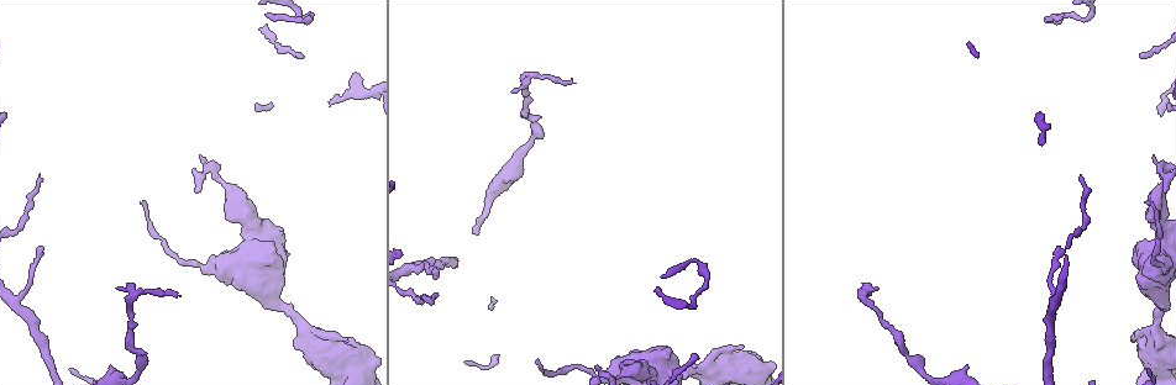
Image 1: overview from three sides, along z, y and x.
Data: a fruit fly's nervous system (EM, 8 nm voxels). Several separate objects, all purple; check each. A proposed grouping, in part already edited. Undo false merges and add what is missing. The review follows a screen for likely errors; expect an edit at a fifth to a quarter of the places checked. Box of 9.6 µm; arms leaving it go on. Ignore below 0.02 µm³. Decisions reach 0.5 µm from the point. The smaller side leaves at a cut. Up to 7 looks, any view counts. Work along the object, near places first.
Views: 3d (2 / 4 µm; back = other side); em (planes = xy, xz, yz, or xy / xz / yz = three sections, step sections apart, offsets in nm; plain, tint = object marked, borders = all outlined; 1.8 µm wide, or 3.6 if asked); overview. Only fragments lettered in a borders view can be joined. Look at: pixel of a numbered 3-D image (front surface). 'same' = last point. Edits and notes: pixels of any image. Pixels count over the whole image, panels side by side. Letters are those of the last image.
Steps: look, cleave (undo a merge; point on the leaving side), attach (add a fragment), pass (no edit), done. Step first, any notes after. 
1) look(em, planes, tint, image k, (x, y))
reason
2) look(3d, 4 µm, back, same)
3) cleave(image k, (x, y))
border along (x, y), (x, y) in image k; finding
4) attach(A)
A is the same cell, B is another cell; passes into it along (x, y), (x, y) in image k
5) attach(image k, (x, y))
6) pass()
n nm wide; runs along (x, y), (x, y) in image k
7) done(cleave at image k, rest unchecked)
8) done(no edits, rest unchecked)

look(3d, 4 µm, back, image 1, (514, 92))
branch stops here

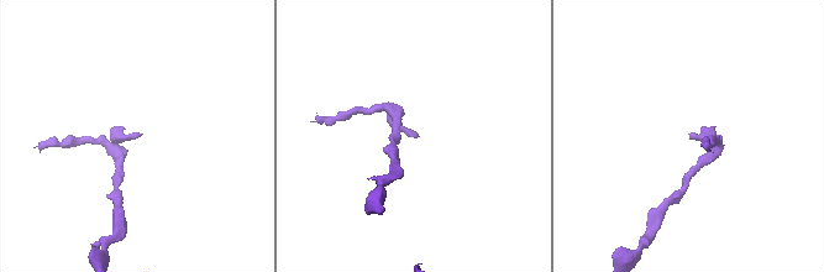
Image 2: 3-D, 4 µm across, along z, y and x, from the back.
look(em, yz, step 8, tint, image 2, (136, 135))

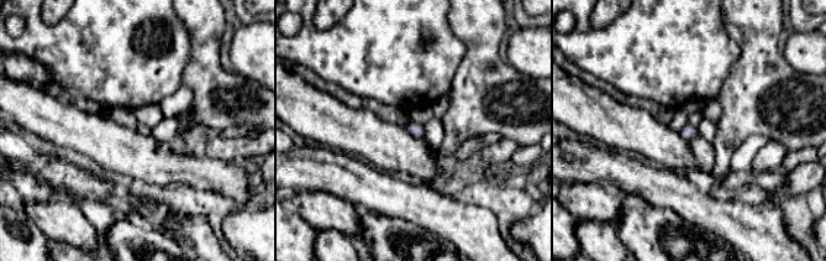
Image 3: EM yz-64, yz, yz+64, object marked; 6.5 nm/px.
look(em, planes, borders, same)

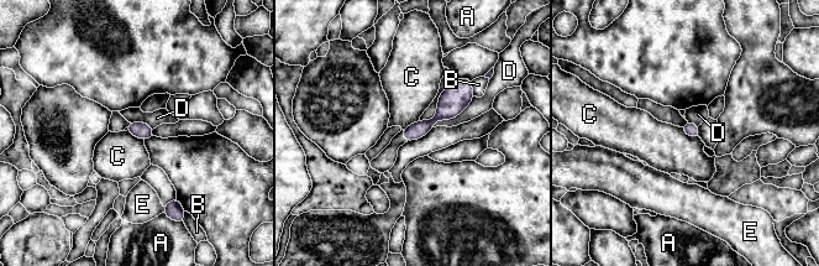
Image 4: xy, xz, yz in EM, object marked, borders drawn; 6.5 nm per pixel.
pass()
90 nm wide; A, B, C, D and E are other cells; border along (681, 128), (689, 136), (698, 137) in image 4; none of them fits

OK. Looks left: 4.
look(em, planes, borders, image 1, (43, 248))
an open end

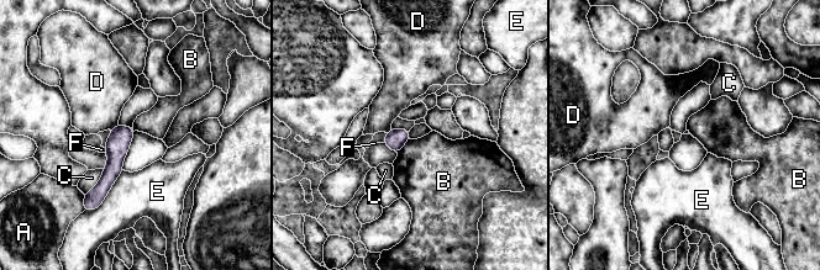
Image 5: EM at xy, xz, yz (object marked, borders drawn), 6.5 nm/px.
pass()
A, B, C, D, E and F are other cells; border along (409, 138), (397, 153) in image 5; none of them fits

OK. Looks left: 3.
look(em, 3.6 µm, xz, step 4, borders, image 1, (264, 281))
thick turns thin

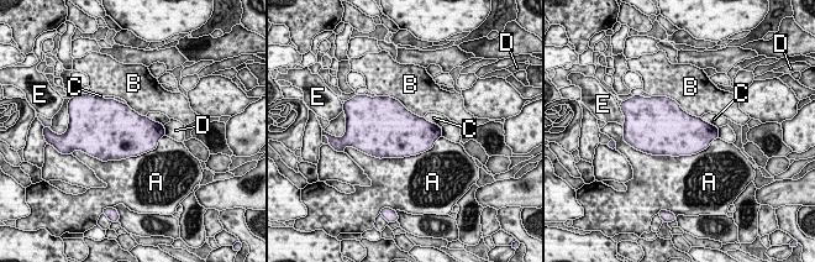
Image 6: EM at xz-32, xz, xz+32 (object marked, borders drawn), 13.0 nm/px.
pass()
A, B, C, D and E are other cells; border along (658, 95), (672, 98), (700, 118) in image 6; continuous, no second cell

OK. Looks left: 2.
done(no edits, rest unchecked)

